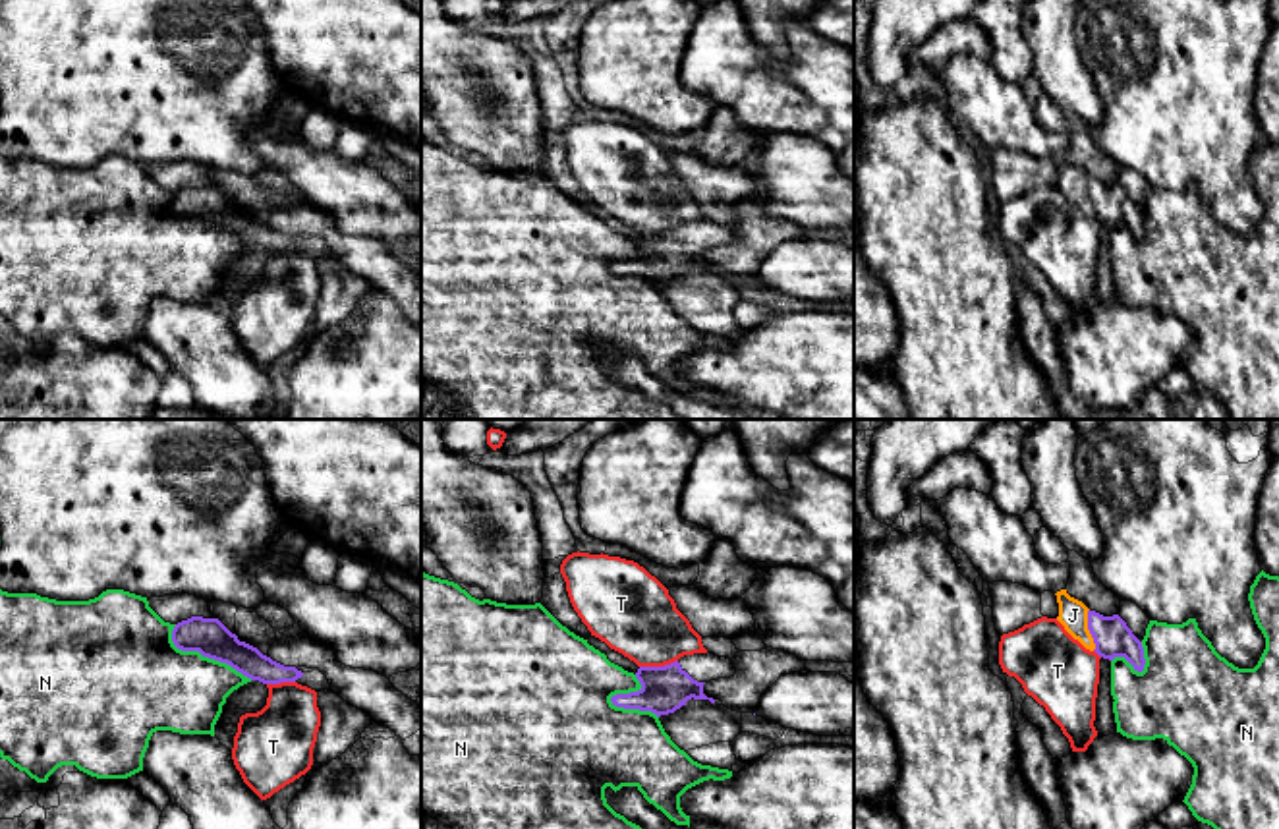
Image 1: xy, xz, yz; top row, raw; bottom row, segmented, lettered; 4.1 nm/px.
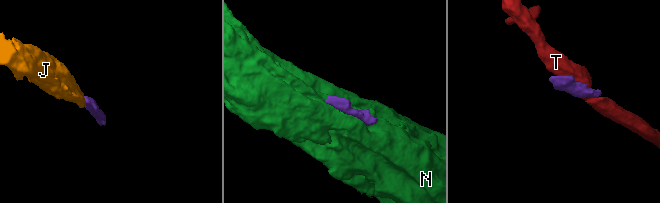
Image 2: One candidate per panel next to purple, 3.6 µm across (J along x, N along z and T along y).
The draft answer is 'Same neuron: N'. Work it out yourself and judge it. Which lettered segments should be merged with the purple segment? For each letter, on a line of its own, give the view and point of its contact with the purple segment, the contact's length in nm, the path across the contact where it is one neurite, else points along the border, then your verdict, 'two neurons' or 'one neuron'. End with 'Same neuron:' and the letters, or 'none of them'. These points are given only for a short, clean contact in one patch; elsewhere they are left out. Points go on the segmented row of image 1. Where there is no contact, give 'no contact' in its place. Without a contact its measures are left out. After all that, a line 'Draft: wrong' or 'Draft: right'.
J: yz (1088, 628) | 180 nm | across yz (1113, 638), (1088, 628), (1073, 615) | one neuron
N: xy (205, 656) | 400 nm | two neurons
T: xz (657, 667) | 160 nm | along xz (677, 659), (665, 665), (640, 667) | two neurons
Same neuron: J
Draft: wrong

